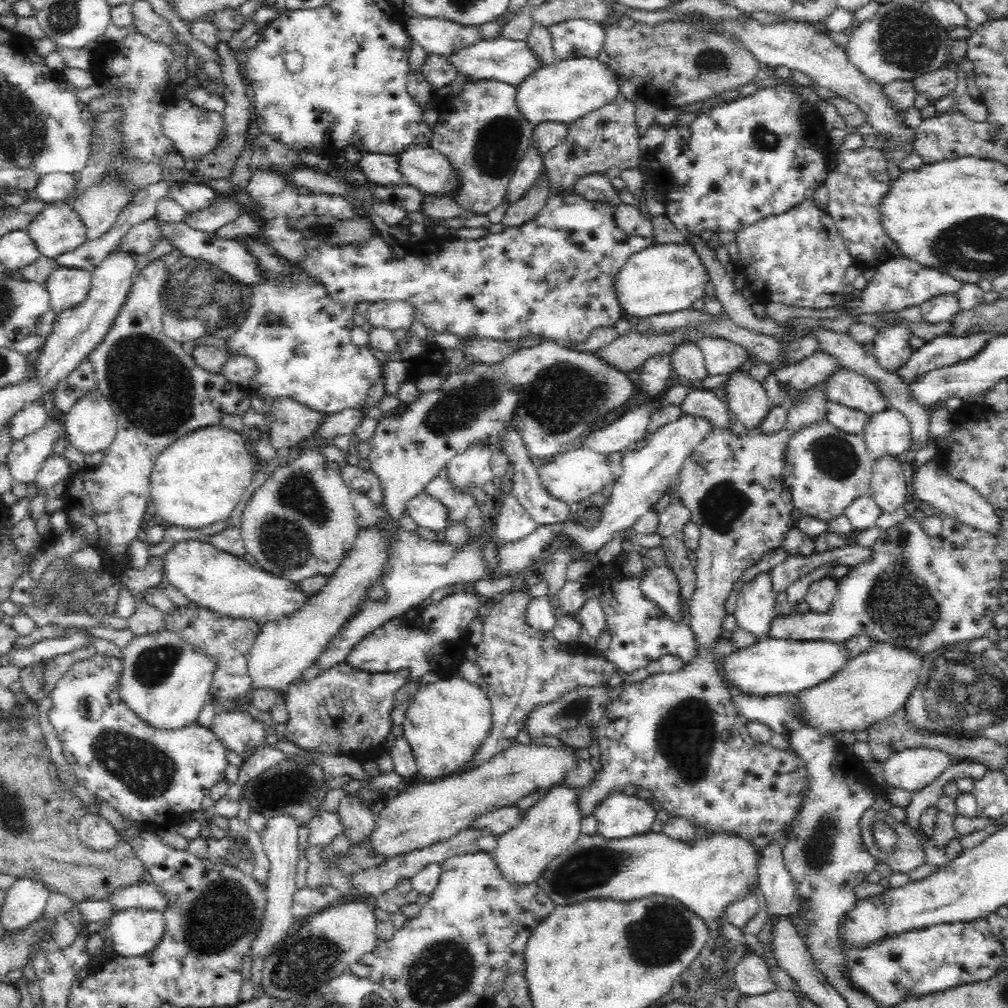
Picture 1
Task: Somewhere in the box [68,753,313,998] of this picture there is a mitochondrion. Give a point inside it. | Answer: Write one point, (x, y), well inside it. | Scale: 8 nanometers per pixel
(223, 916)

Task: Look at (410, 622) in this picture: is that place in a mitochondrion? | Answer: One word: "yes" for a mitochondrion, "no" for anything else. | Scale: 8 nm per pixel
no

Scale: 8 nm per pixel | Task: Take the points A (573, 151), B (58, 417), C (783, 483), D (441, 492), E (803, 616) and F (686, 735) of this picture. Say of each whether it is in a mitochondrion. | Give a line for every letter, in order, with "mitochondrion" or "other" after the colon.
A: mitochondrion
B: other
C: other
D: other
E: other
F: mitochondrion

